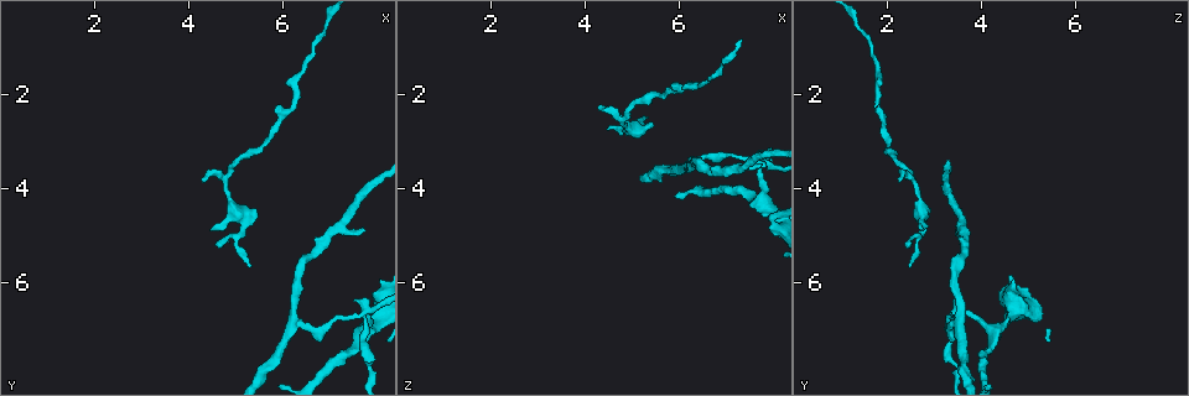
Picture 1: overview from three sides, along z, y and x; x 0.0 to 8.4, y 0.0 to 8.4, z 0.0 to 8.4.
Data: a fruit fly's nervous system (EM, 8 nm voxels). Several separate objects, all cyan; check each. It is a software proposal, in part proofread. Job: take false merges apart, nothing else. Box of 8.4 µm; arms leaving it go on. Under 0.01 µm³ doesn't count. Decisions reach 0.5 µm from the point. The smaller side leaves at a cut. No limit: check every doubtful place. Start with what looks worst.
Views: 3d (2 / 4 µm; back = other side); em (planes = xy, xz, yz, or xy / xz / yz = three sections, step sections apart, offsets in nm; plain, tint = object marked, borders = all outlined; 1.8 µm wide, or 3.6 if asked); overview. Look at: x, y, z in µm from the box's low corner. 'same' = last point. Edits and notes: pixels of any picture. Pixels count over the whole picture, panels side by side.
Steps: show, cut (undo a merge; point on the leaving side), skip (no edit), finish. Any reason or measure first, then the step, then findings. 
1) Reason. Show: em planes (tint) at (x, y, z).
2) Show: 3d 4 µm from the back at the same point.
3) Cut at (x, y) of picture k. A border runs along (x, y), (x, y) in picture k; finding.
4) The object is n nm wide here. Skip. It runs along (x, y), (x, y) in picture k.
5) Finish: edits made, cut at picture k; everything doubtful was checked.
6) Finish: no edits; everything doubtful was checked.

Calibre changes. Show: em planes (tint) at (7.65, 6.65, 3.55).

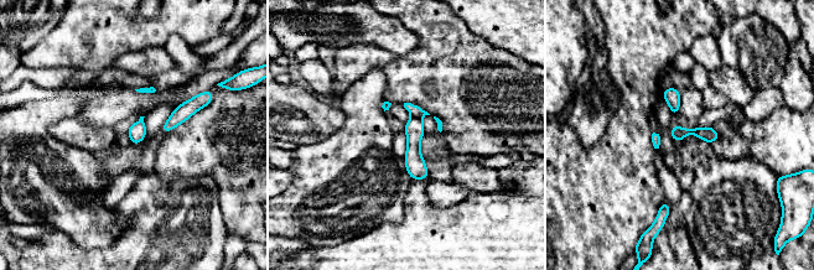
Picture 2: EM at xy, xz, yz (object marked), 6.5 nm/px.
The object is 100 nm wide here. Cut at (415, 110) of picture 2. A border runs along (411, 115), (420, 119) in picture 2; a second neuron is stuck on.

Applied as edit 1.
Show: overview.

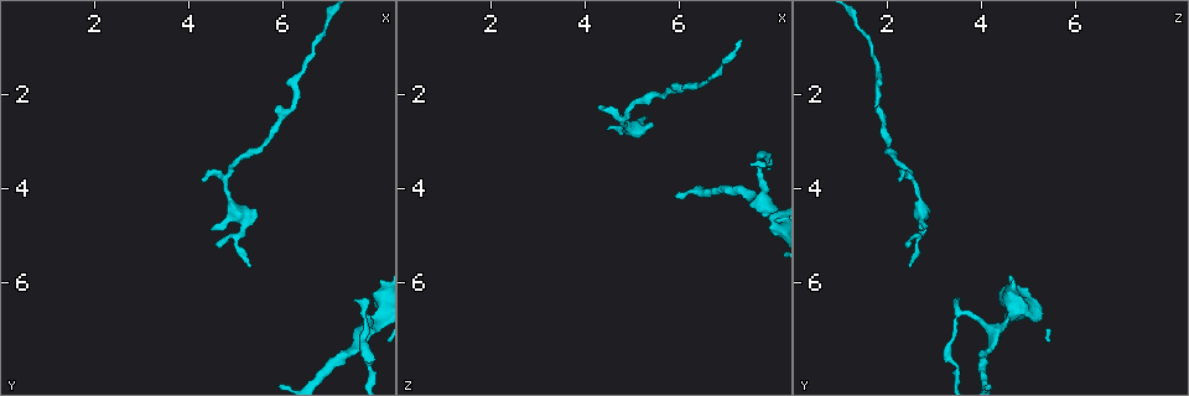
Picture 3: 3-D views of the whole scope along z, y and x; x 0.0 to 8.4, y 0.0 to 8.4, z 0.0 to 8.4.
Sudden change in width. Show: 3d 4 µm at (5.20, 4.90, 2.75).

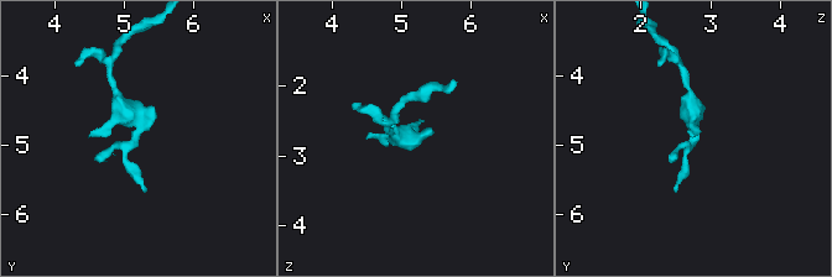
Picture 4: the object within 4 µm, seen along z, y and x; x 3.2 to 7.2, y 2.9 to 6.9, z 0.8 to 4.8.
Need the tissue. Show: em yz step 4 (tint) at (5.20, 4.85, 2.75).

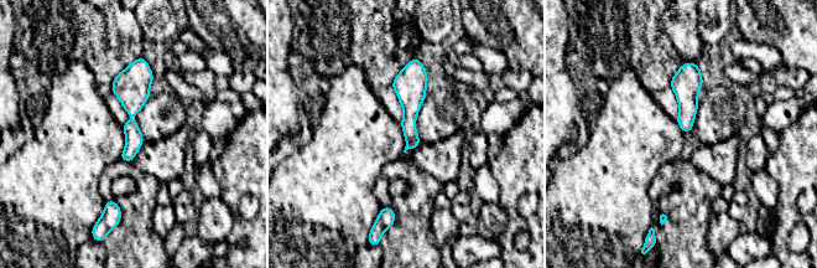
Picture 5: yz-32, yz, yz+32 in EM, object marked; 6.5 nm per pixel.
Skip. It runs along (141, 61), (124, 158) in picture 5; one neuron here.

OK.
Sudden change in width. Show: em yz step 8 (plain) at (4.80, 4.10, 2.70).

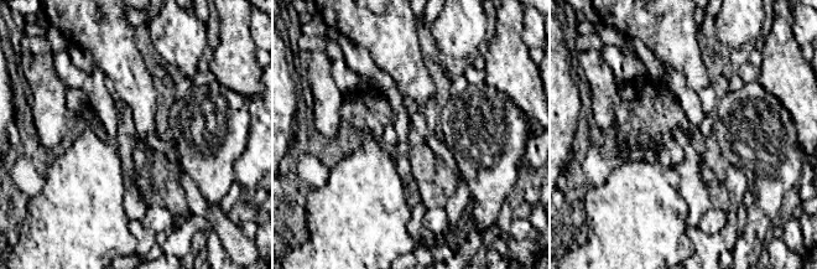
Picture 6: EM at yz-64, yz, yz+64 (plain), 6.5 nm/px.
With the object marked. Show: em yz step 8 (tint) at the same point.

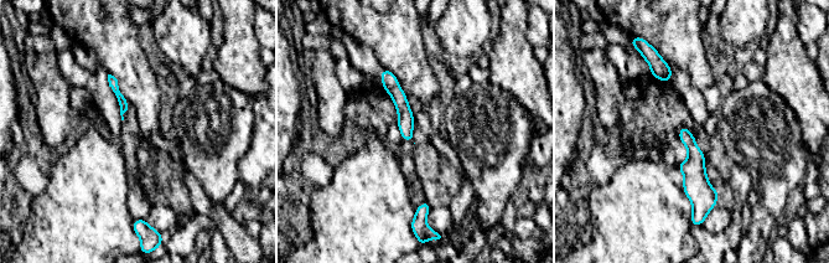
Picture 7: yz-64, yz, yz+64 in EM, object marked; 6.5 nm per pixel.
Skip. It runs along (683, 130), (709, 204) in picture 7; continuous, no second neuron.

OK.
Finish: edits made, cut at picture 2; everything doubtful was checked.

